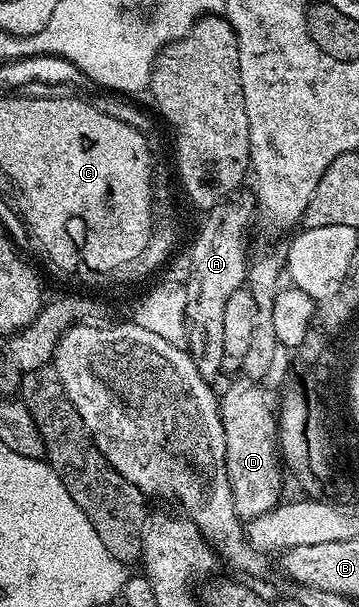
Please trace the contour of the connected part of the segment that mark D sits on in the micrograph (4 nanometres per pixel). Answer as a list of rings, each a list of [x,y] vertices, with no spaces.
[[[238,377],[238,380],[227,389],[221,392],[220,406],[222,409],[222,424],[226,434],[226,464],[228,465],[228,475],[234,494],[234,504],[239,516],[245,520],[252,520],[267,514],[278,506],[282,495],[282,471],[283,464],[280,462],[280,448],[276,442],[278,424],[276,422],[275,408],[270,408],[271,400],[267,392],[259,386],[255,380],[245,377]]]

